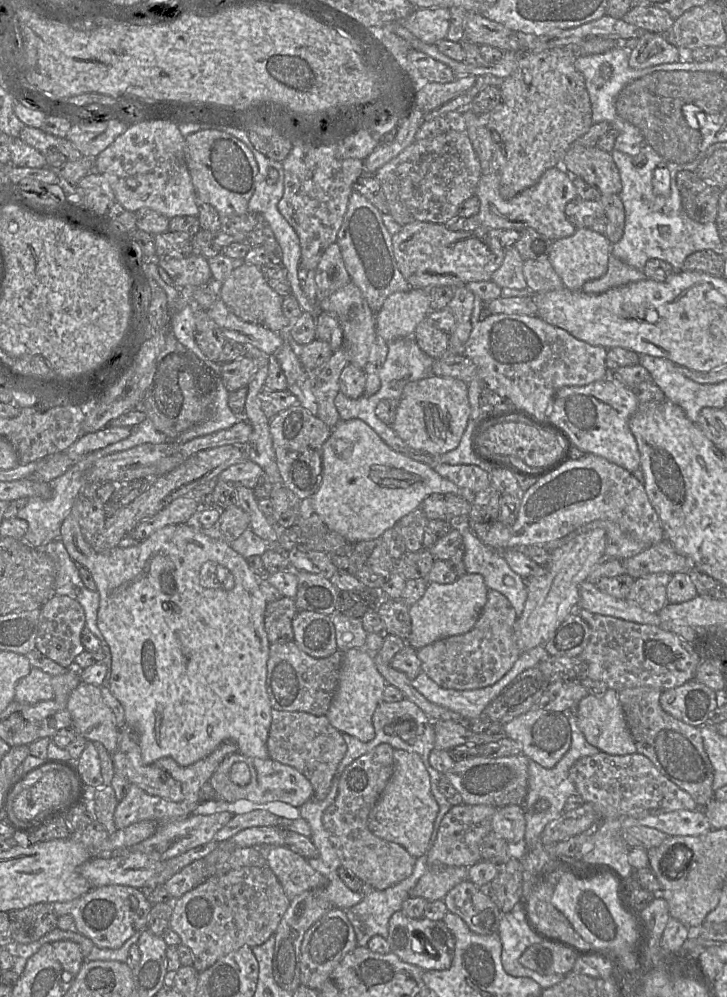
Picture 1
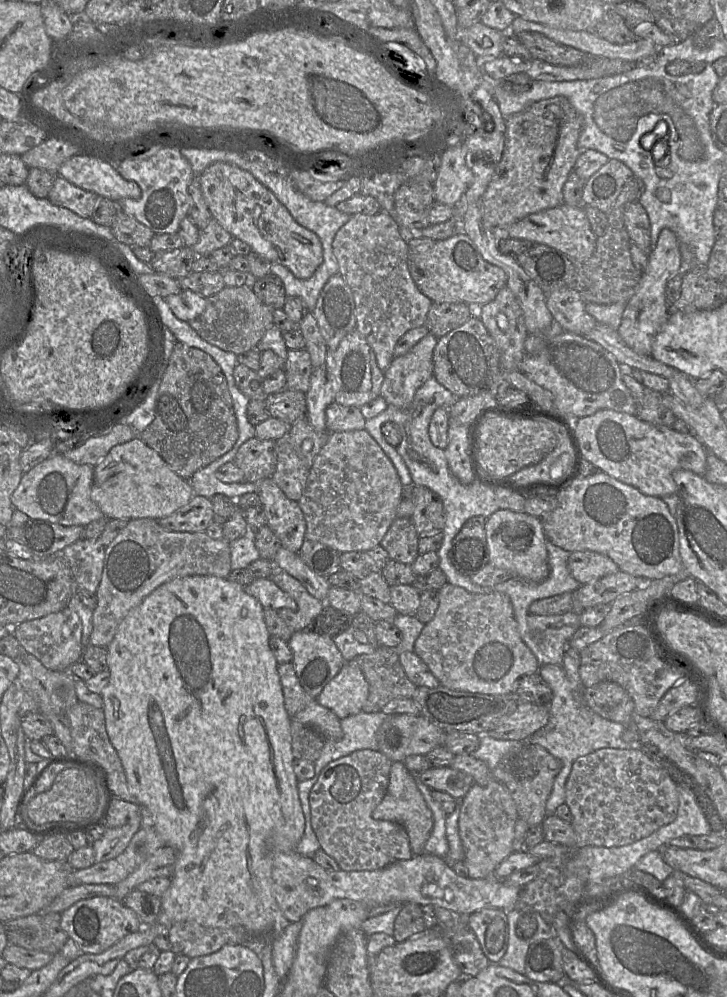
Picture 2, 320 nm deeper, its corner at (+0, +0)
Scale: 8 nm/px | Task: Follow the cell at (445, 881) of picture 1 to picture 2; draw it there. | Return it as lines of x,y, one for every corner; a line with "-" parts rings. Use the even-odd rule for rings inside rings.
492,780
485,785
473,784
461,800
458,819
459,835
464,850
463,863
467,868
469,878
494,878
492,875
497,866
513,852
514,829
518,819
516,803
504,784
496,780

